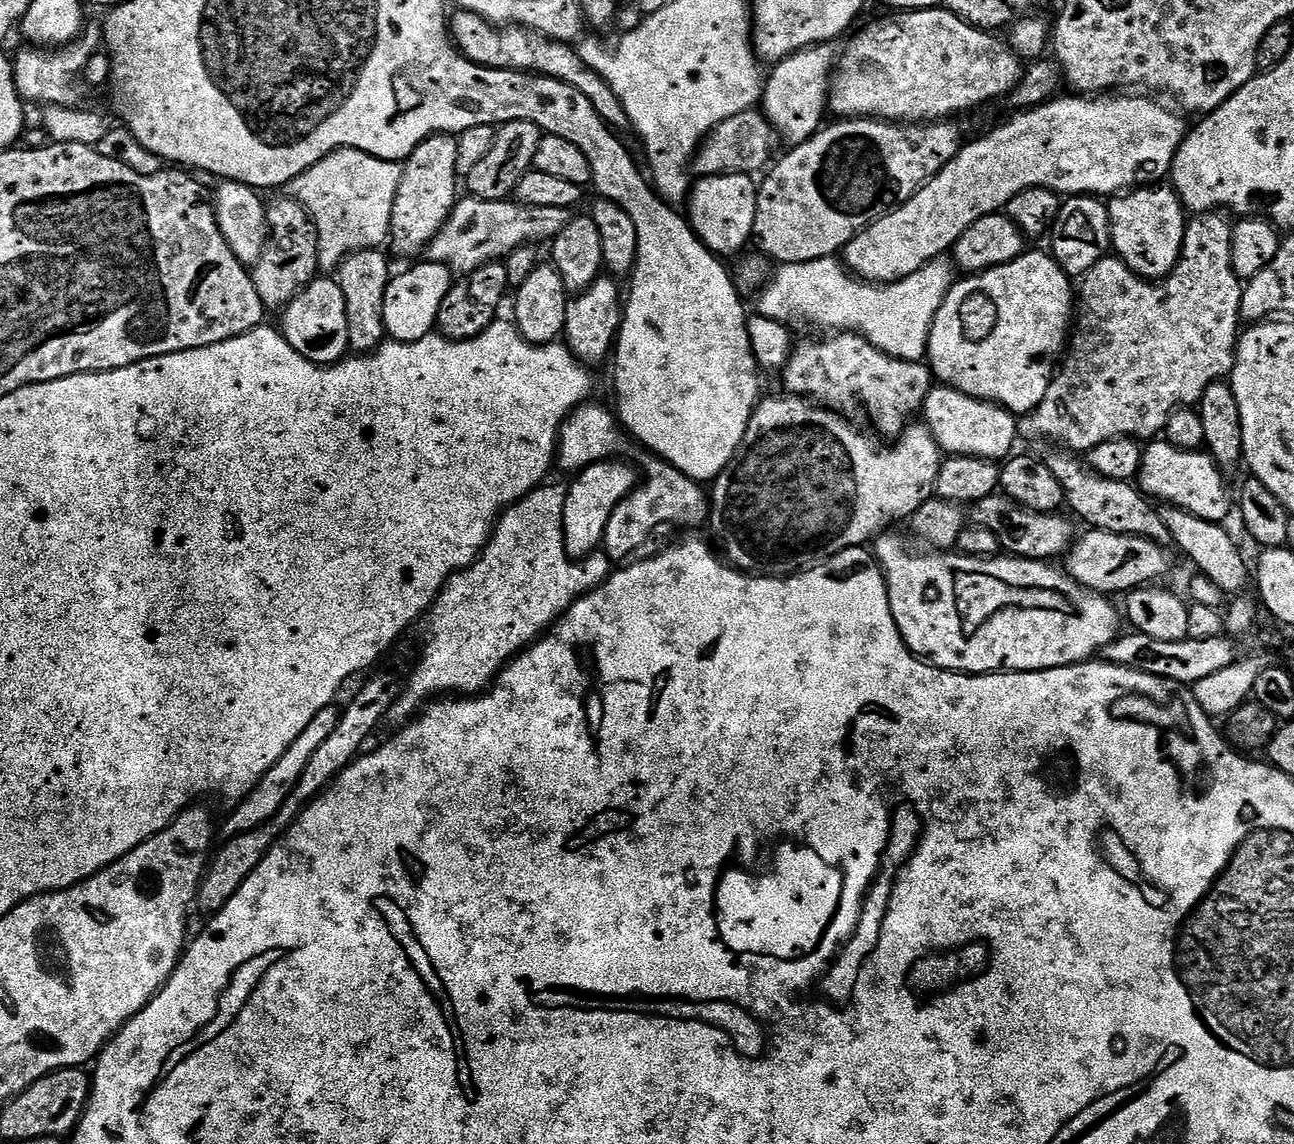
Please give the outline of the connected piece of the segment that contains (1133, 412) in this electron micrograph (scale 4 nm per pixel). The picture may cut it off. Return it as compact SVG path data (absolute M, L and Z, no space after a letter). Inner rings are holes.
M1219 211L1193 215L1187 221L1184 229L1184 250L1180 254L1180 260L1176 263L1174 271L1164 277L1162 282L1145 280L1134 270L1130 270L1130 266L1126 266L1126 262L1122 262L1115 254L1105 256L1089 272L1084 273L1082 277L1084 285L1081 288L1079 285L1078 288L1078 311L1074 316L1074 331L1071 333L1066 355L1063 357L1058 371L1053 375L1051 386L1046 390L1046 398L1042 398L1040 405L1027 417L1030 435L1041 436L1044 440L1052 440L1048 442L1056 446L1063 446L1077 454L1087 454L1092 451L1094 446L1102 446L1102 442L1110 442L1123 436L1148 442L1159 437L1167 429L1170 418L1175 414L1177 408L1199 405L1201 398L1204 397L1206 390L1212 383L1218 383L1231 377L1232 368L1236 365L1238 333L1242 328L1240 307L1242 306L1244 284L1232 265L1232 229L1234 224L1231 219L1228 221L1227 218L1229 219L1227 215L1221 214Z

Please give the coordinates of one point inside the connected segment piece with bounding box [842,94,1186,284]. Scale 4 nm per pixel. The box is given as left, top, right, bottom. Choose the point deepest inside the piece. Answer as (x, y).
(1103, 146)

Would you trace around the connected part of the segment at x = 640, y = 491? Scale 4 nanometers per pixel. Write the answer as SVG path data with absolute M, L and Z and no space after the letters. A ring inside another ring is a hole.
M648 458L642 466L643 479L639 481L639 485L632 495L621 501L620 505L613 512L613 516L606 526L603 541L603 551L609 560L613 562L628 562L633 559L664 527L669 524L672 528L696 528L700 523L707 521L710 516L710 496L707 491L703 492L701 485L697 481L692 480L686 474L682 474L672 464L667 464L665 460L659 458Z

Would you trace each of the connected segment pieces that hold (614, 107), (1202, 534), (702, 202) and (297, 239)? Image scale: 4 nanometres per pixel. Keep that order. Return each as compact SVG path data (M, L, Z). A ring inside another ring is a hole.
M459 10L453 11L450 16L450 36L454 41L455 47L458 49L461 56L465 56L468 60L473 60L476 64L481 65L486 68L507 68L509 70L519 70L522 72L535 72L542 76L549 76L550 78L554 78L555 80L561 80L562 82L566 82L570 86L574 86L578 90L582 90L582 94L586 94L586 98L590 98L590 102L594 106L594 110L598 110L598 114L603 118L607 124L609 124L613 129L621 130L620 128L627 129L629 127L628 115L626 114L626 110L622 106L622 102L618 98L618 94L614 94L614 90L610 90L610 86L606 83L606 81L601 78L600 73L596 71L595 68L592 67L591 63L587 59L583 60L582 57L579 56L575 51L577 50L571 44L564 44L560 40L552 40L548 36L543 36L541 32L535 32L532 28L521 28L519 26L504 26L497 27L497 25L490 23L486 18L482 18L478 14L474 14L473 12L462 12Z
M1164 506L1160 508L1160 517L1170 530L1175 547L1180 547L1196 563L1195 571L1210 578L1226 594L1243 593L1250 584L1250 564L1244 561L1244 552L1236 545L1236 540L1224 529L1223 523L1215 524L1203 520L1181 508Z
M730 174L699 177L689 193L688 221L696 236L721 258L738 255L753 239L759 187L753 175Z
M295 198L287 199L267 205L268 241L262 250L262 258L251 269L254 290L258 290L258 298L262 298L268 310L283 310L307 284L317 279L321 271L316 223Z

